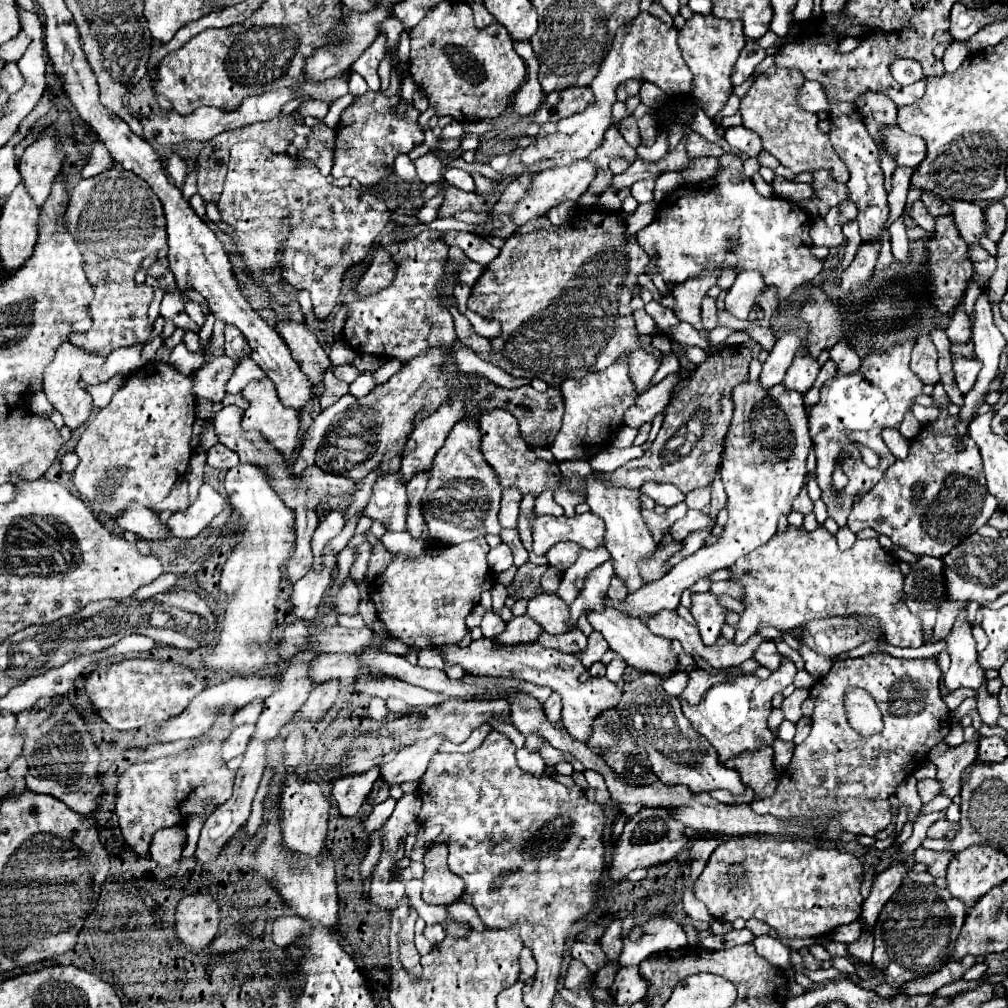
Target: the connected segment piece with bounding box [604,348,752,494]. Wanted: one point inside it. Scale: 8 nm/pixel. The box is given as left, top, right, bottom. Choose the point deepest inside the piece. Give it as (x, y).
(686, 452)

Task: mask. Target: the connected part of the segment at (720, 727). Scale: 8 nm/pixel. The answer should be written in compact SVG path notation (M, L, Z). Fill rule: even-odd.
M782 658L782 664L778 670L770 674L770 678L760 680L758 676L744 674L734 680L716 684L706 692L702 702L698 706L682 704L684 716L690 720L694 730L702 734L718 752L720 760L728 760L734 756L740 756L744 752L754 752L764 746L774 744L774 734L768 728L768 716L772 710L772 696L782 692L788 684L792 684L796 670L794 662L790 658Z

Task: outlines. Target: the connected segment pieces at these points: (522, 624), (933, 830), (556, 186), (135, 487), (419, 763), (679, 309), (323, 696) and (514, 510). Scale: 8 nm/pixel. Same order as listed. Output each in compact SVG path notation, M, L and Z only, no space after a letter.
M522 614L506 624L506 630L498 634L498 642L502 644L522 644L522 642L536 642L542 630L538 630L538 624L530 620L530 616Z
M938 820L928 828L928 838L946 838L948 830L952 830L952 828L958 828L958 826L950 824L948 820Z
M576 160L576 162L570 164L570 166L550 168L550 170L546 170L546 172L536 174L536 176L532 178L530 192L526 192L526 194L518 200L518 204L516 204L516 208L514 208L512 216L510 216L510 220L514 222L514 226L520 228L520 226L524 226L528 220L534 220L534 218L538 218L538 216L544 216L550 208L554 208L554 206L558 206L558 204L562 204L562 202L566 202L566 200L576 202L576 200L586 192L586 188L588 188L588 184L592 182L594 174L596 174L596 168L594 168L594 164L592 164L590 160Z
M154 362L138 368L126 378L124 388L114 394L112 402L92 416L86 432L76 446L80 464L74 472L74 486L96 514L120 514L130 506L130 502L152 508L170 494L174 482L184 478L184 474L188 472L188 462L194 454L190 446L192 424L196 420L194 406L196 398L192 394L192 376L181 374L170 364Z
M432 736L428 740L420 740L414 746L402 748L394 758L382 758L380 762L380 780L392 788L402 782L418 782L426 772L426 766L438 746L444 742L440 736Z
M702 272L702 276L688 280L686 284L678 284L672 290L674 298L674 314L680 322L692 324L702 338L708 338L702 322L700 322L700 302L710 286L716 284L720 272Z
M328 680L324 684L316 684L308 696L308 700L298 708L296 716L304 720L320 720L334 704L338 698L338 680Z
M516 488L502 492L498 520L502 528L516 528L522 495Z

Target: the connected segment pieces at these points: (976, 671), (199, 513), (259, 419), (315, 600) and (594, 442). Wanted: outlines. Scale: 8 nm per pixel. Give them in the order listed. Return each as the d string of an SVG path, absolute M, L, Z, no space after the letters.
M966 610L958 616L946 642L948 642L952 664L950 664L950 670L944 674L944 686L948 690L978 688L986 680L986 676L978 664L972 628L966 624Z
M202 484L198 500L184 512L176 512L168 520L170 534L180 540L190 540L204 530L214 516L218 516L224 508L226 500L208 484Z
M252 380L252 382L242 390L242 398L250 402L248 410L244 412L242 426L244 426L246 430L248 430L248 428L260 430L260 432L274 444L274 448L290 462L290 456L292 456L292 452L296 450L296 444L298 444L298 412L296 412L294 408L284 406L284 404L278 400L278 394L276 394L276 388L274 388L272 380Z
M322 554L322 558L326 564L326 568L322 572L310 570L310 574L306 574L302 580L298 580L294 584L292 598L290 598L292 600L290 612L300 620L314 620L316 618L324 590L330 584L330 572L332 572L332 566L336 562L336 556L334 554Z
M618 360L602 372L592 372L582 380L566 380L560 390L566 412L562 428L550 446L556 460L590 460L590 456L602 448L600 444L604 444L622 426L624 412L638 398L628 376L628 364L624 360Z

